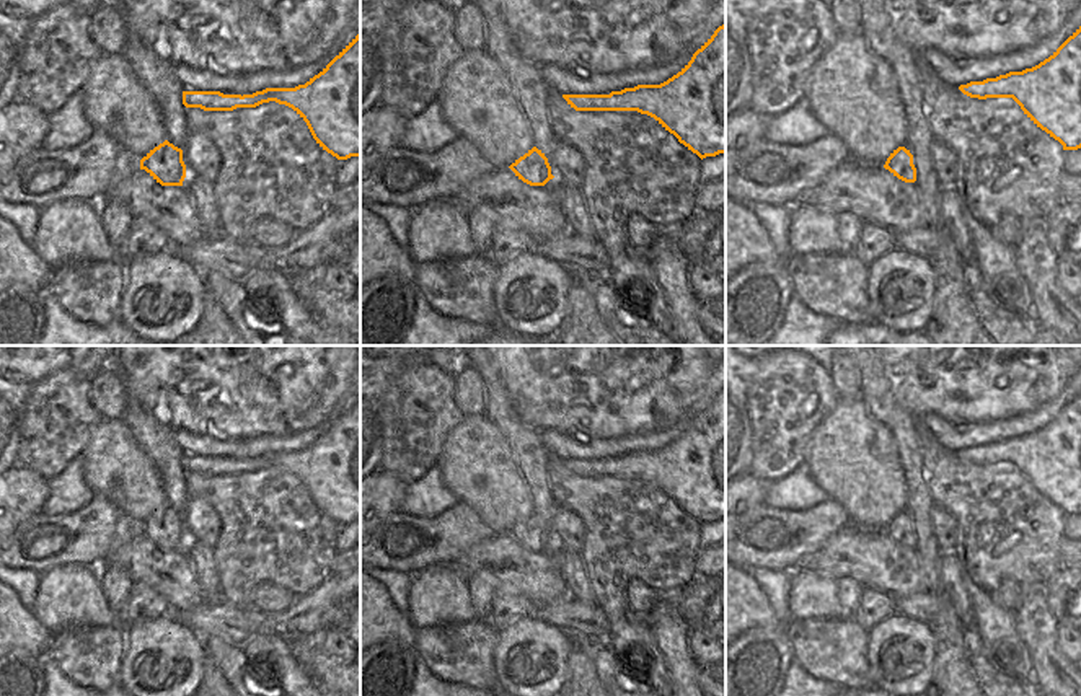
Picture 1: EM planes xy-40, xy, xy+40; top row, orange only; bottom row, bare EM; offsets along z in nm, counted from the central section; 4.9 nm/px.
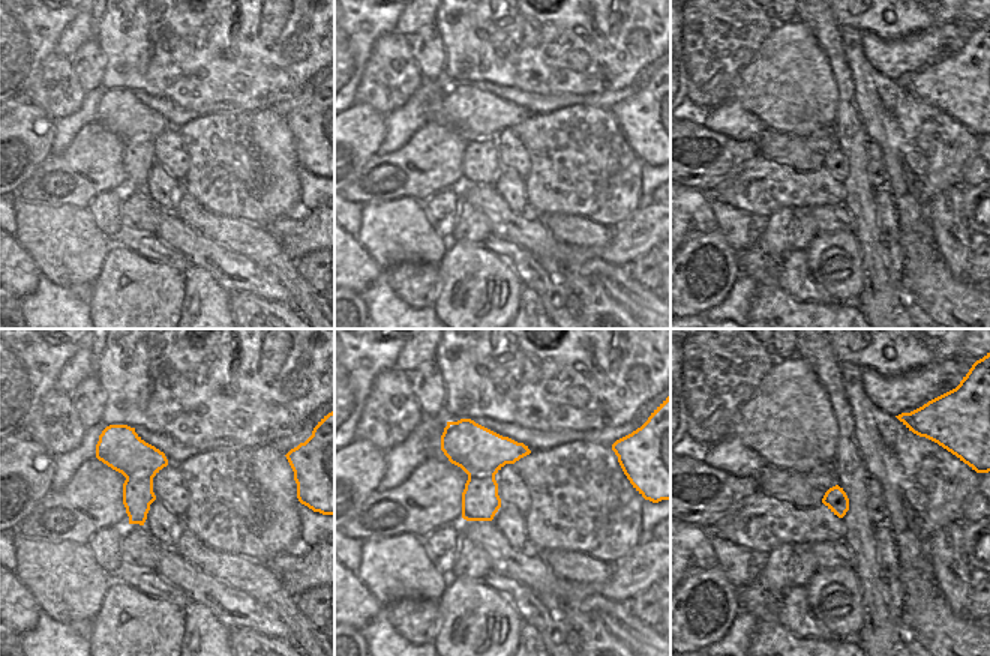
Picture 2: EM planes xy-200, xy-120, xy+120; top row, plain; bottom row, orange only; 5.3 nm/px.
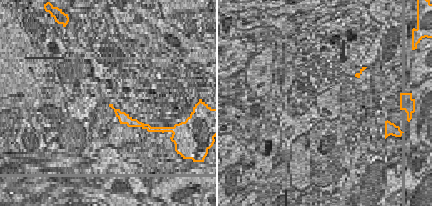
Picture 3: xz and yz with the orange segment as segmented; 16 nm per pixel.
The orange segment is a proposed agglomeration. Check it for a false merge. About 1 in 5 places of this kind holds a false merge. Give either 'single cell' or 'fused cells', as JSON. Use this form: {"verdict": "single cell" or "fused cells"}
{"verdict": "fused cells"}

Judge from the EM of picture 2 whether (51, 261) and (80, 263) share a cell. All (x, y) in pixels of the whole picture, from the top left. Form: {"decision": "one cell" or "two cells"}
{"decision": "one cell"}

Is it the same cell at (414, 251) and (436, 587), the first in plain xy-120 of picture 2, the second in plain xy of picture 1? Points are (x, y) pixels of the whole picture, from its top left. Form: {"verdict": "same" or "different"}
{"verdict": "same"}

